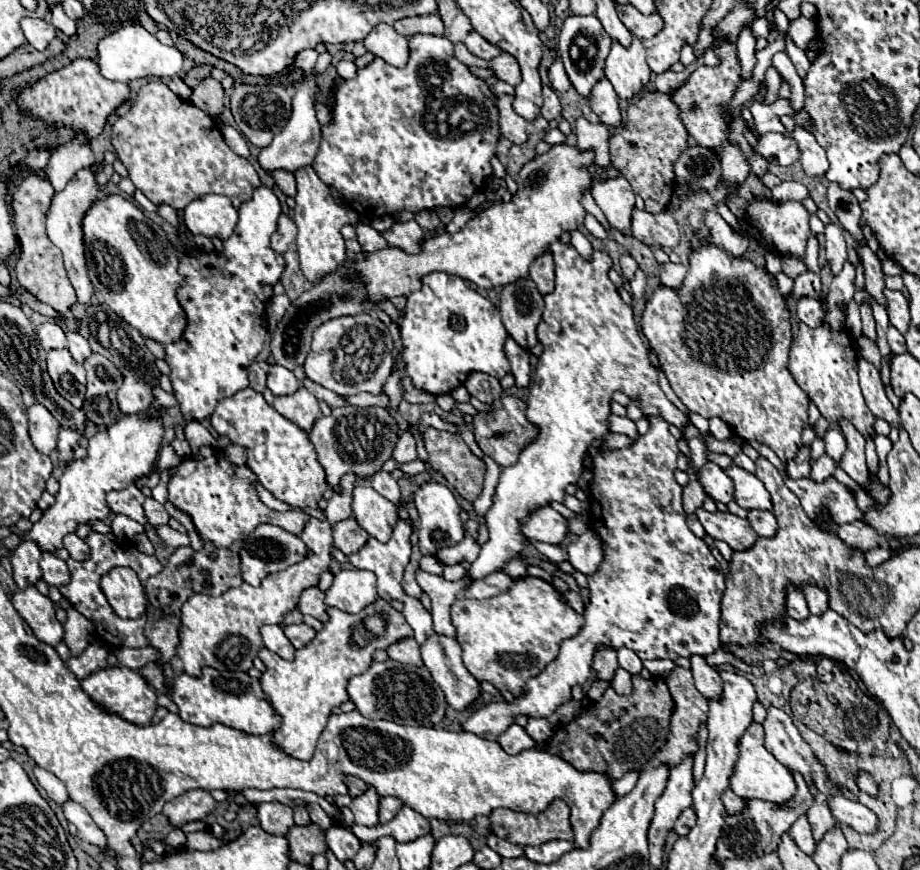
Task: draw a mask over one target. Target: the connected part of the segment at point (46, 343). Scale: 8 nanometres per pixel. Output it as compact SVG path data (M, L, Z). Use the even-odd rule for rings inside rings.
M47 322L47 324L41 324L37 328L37 336L41 340L41 346L45 350L53 350L53 348L67 348L67 338L65 338L65 332L53 324L53 322Z

